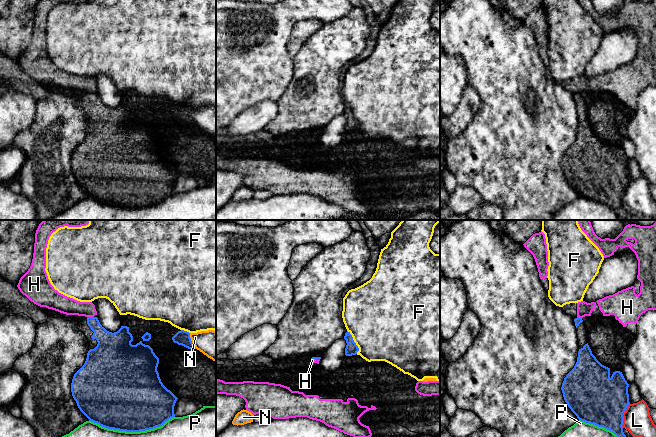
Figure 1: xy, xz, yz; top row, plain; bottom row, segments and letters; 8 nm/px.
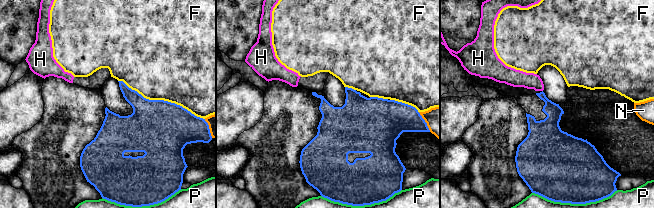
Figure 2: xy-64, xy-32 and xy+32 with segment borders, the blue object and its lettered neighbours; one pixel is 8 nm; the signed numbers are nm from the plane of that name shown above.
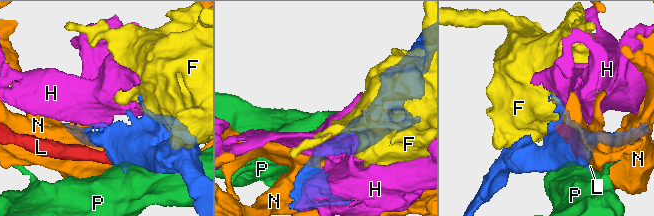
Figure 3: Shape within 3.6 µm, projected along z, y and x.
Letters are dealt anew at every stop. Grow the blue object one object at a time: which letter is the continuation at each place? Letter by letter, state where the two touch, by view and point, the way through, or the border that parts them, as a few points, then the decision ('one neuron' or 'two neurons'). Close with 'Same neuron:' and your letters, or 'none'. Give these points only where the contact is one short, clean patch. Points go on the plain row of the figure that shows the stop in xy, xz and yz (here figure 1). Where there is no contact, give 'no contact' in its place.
F: meets blue in xz at (354, 118); two neurons
H: meets blue in xy at (90, 93); border along xy (87, 92), (93, 93); two neurons
L: meets blue in yz at (622, 191); border along yz (629, 179), (623, 189), (622, 203); two neurons
N: meets blue in xy at (191, 117); two neurons
P: meets blue in xy at (131, 207); two neurons
Same neuron: none

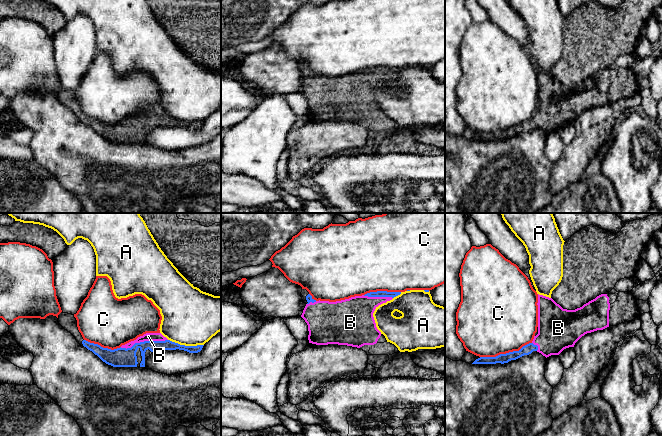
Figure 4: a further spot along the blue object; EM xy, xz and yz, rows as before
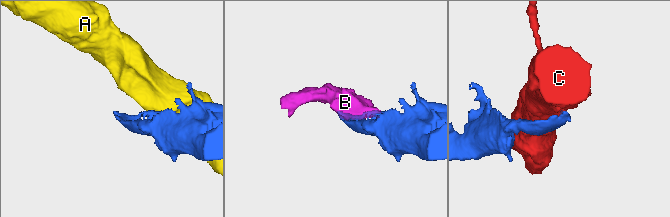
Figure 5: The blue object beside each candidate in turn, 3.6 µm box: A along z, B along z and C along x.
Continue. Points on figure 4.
A: meets blue in xy at (186, 122); border along xy (168, 115), (185, 121), (203, 121); two neurons
B: meets blue in xy at (144, 117); one neuron
C: meets blue in yz at (506, 129); two neurons
Same neuron: B

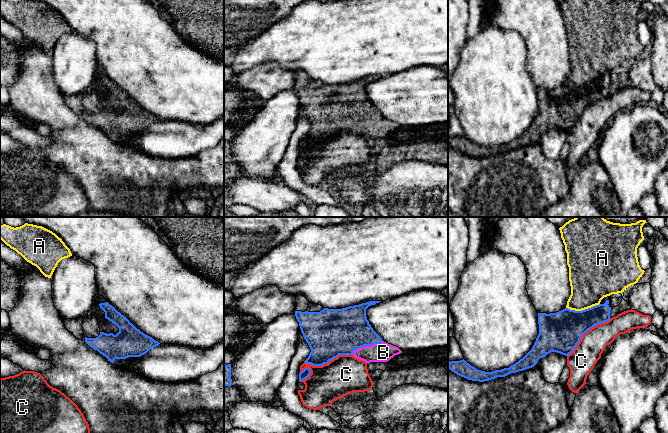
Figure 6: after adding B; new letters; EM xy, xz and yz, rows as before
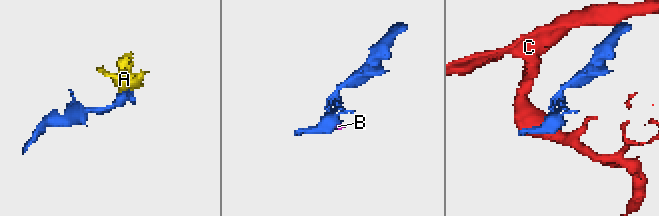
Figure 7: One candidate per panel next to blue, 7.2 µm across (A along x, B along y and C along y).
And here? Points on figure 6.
A: meets blue in yz at (582, 86); two neurons
B: meets blue in xz at (367, 121); one neuron
C: meets blue in xz at (328, 138); two neurons
Same neuron: B

